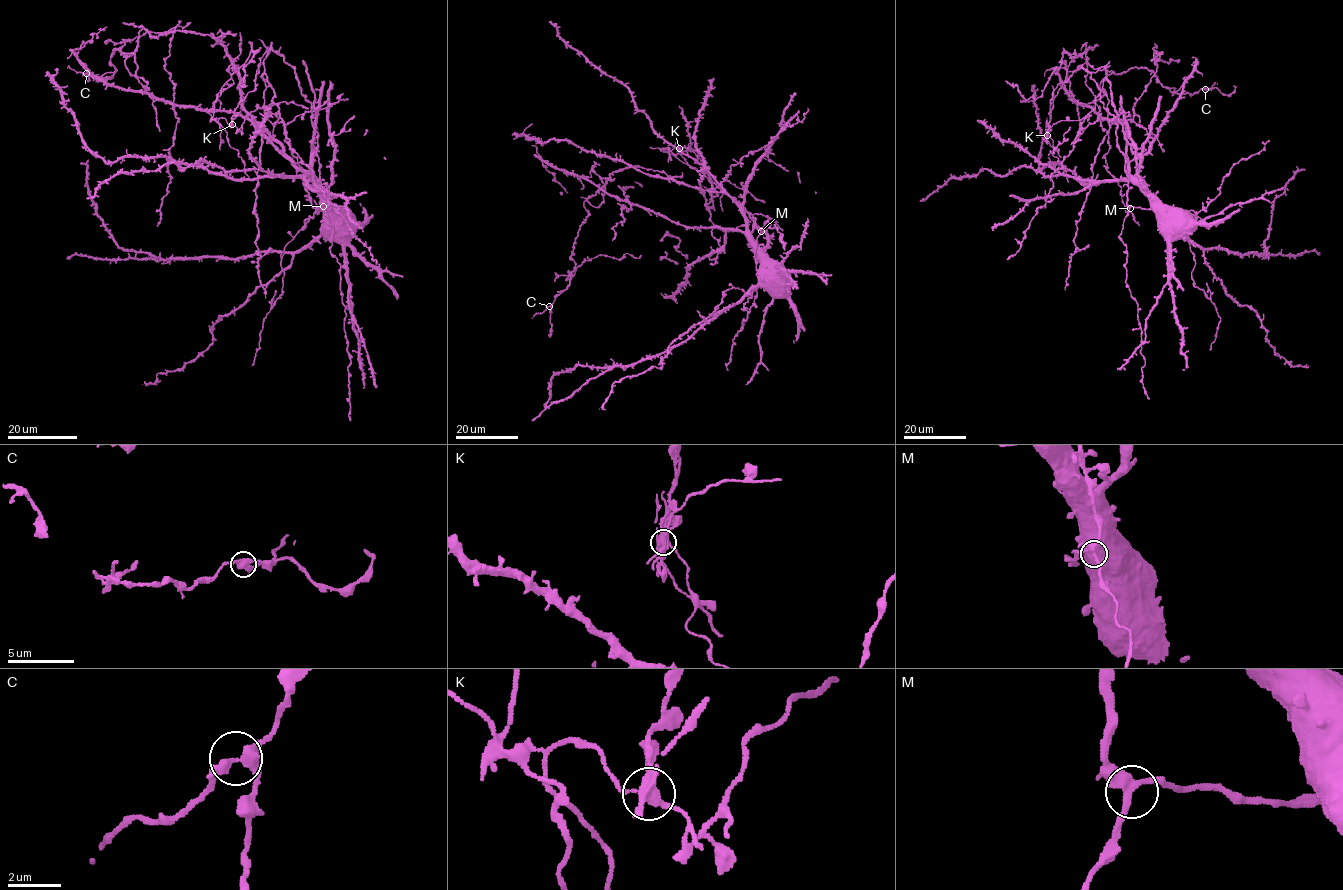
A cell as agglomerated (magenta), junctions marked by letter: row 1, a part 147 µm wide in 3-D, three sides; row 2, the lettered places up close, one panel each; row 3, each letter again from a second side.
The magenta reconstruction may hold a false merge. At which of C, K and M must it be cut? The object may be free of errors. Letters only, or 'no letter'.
K

